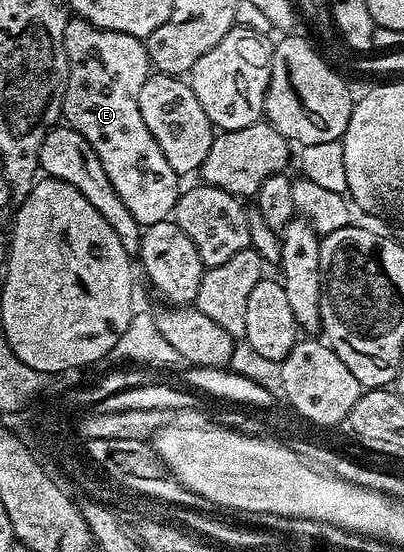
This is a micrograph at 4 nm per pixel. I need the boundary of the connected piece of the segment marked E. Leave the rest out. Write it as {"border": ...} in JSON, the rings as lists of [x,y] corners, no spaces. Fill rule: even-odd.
{"border":[[[74,16],[65,22],[63,43],[67,51],[69,78],[65,84],[64,120],[99,155],[99,163],[103,163],[103,171],[107,171],[107,179],[111,179],[111,187],[127,203],[127,211],[135,215],[142,227],[148,227],[166,220],[172,214],[179,192],[179,174],[167,163],[163,151],[159,151],[159,143],[155,143],[155,135],[147,131],[147,123],[143,123],[143,115],[139,115],[139,90],[147,83],[151,66],[145,50],[145,42],[140,37],[132,37],[123,31],[107,31],[95,27],[82,17]]]}

